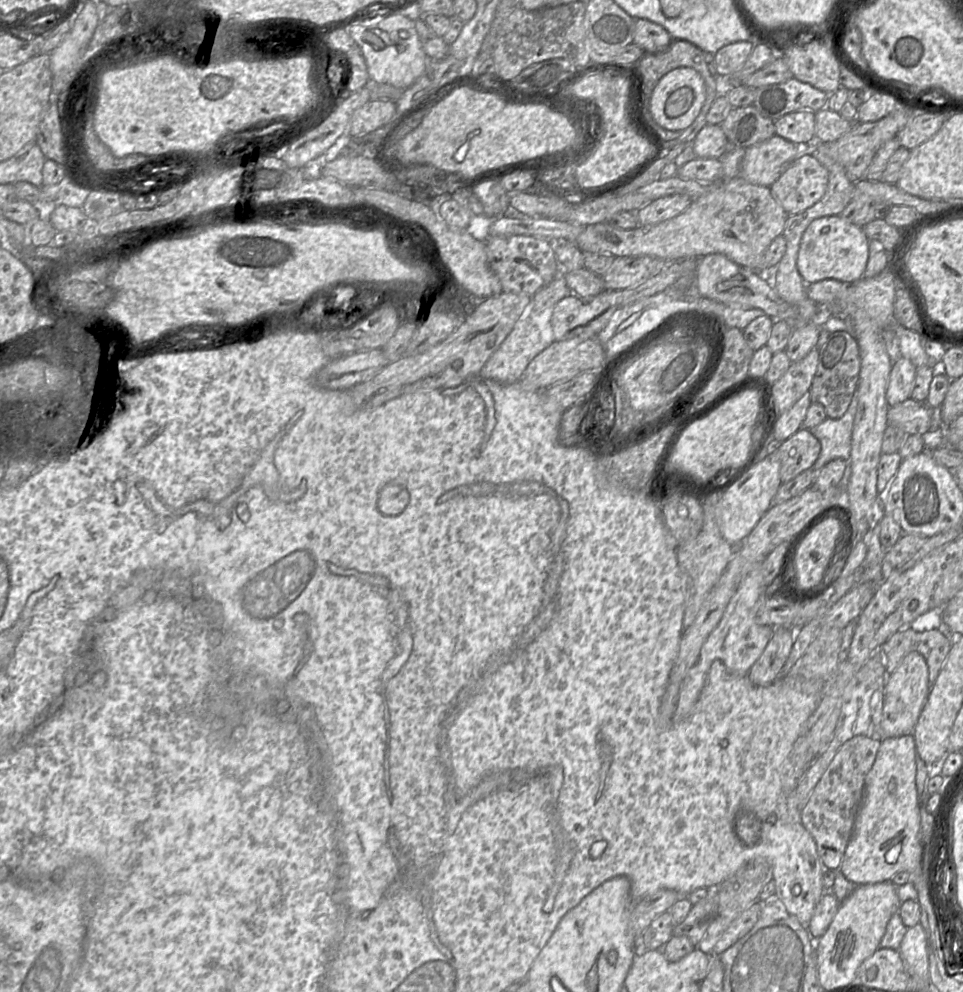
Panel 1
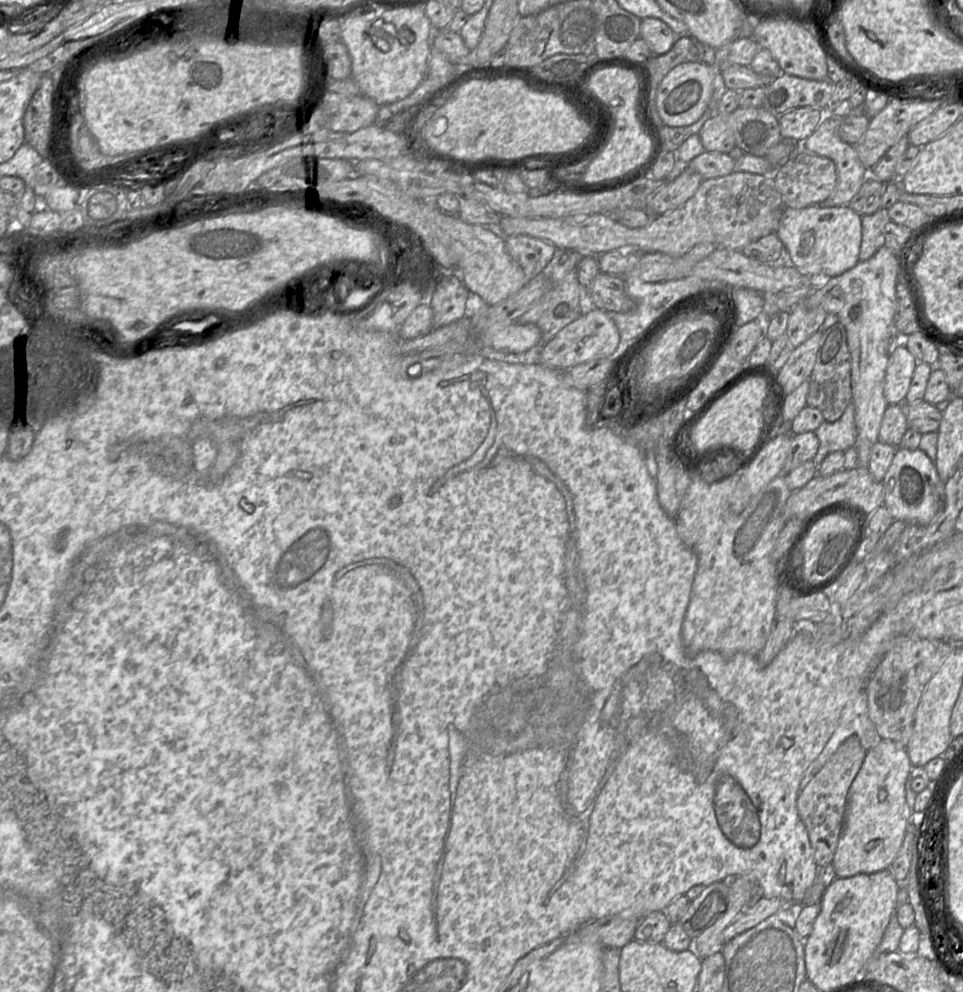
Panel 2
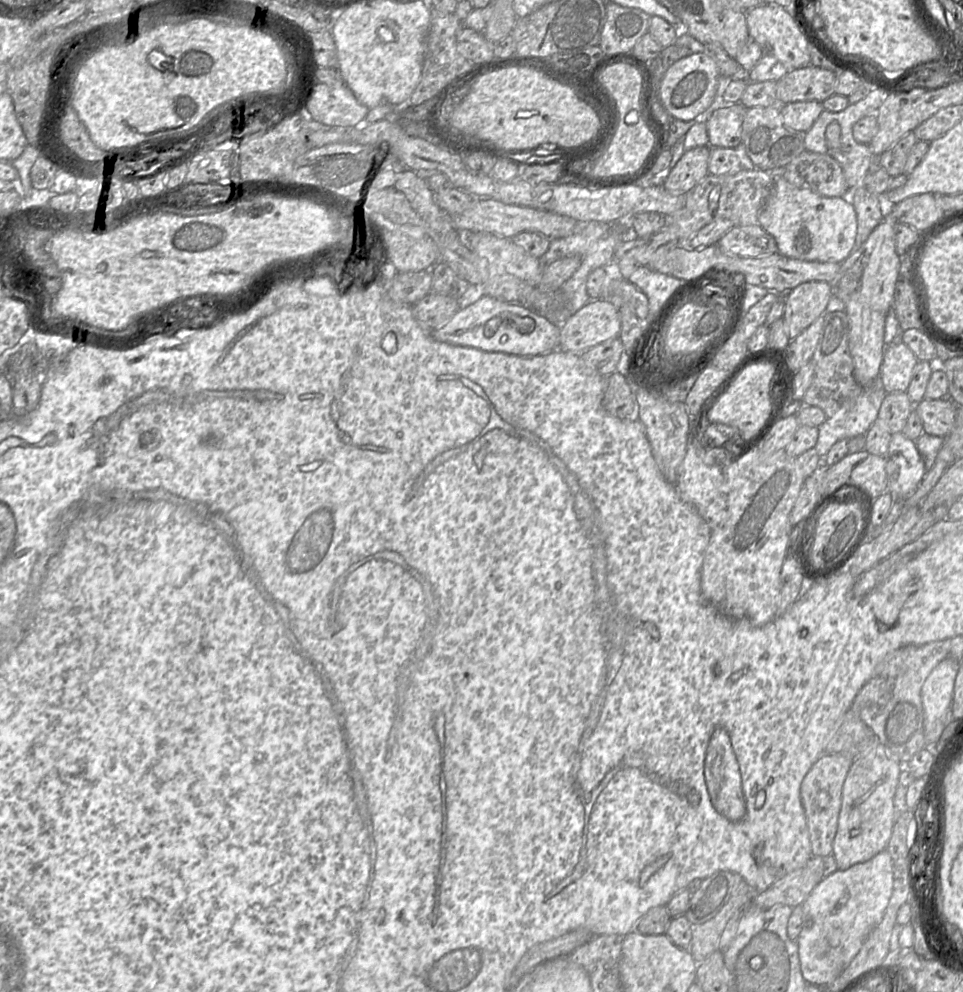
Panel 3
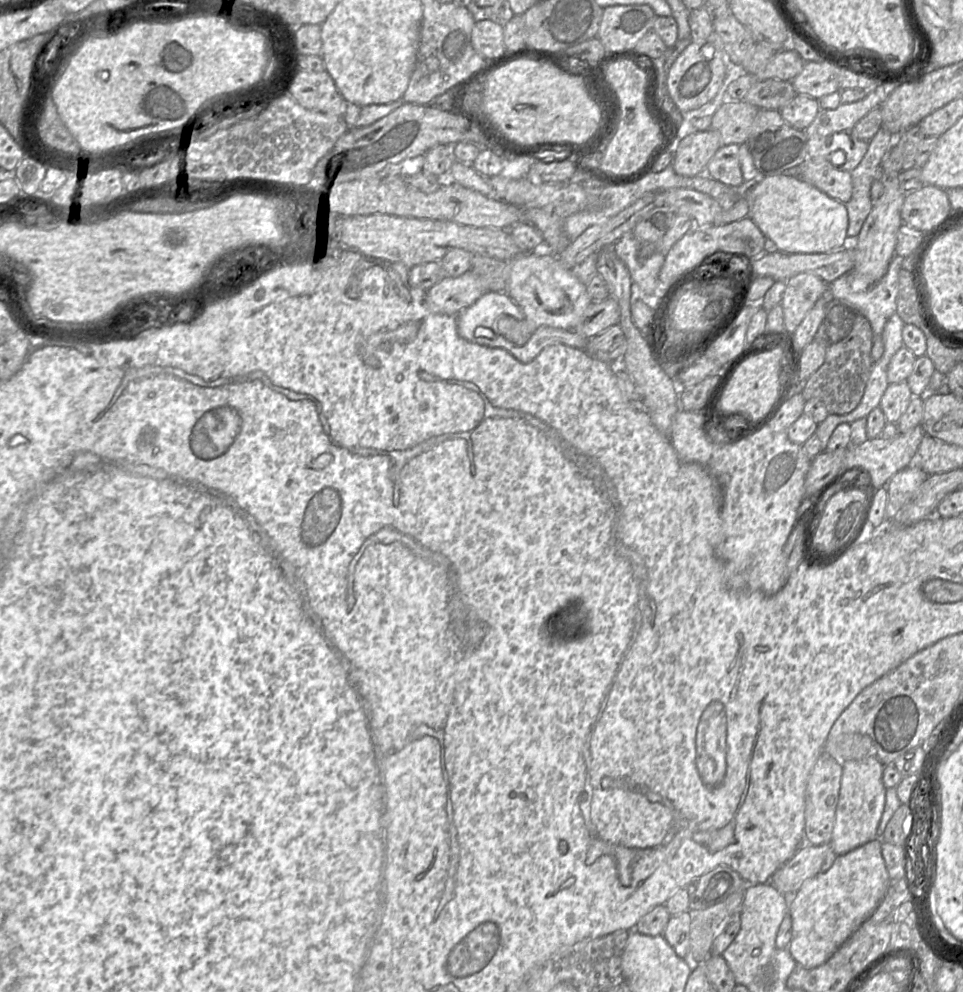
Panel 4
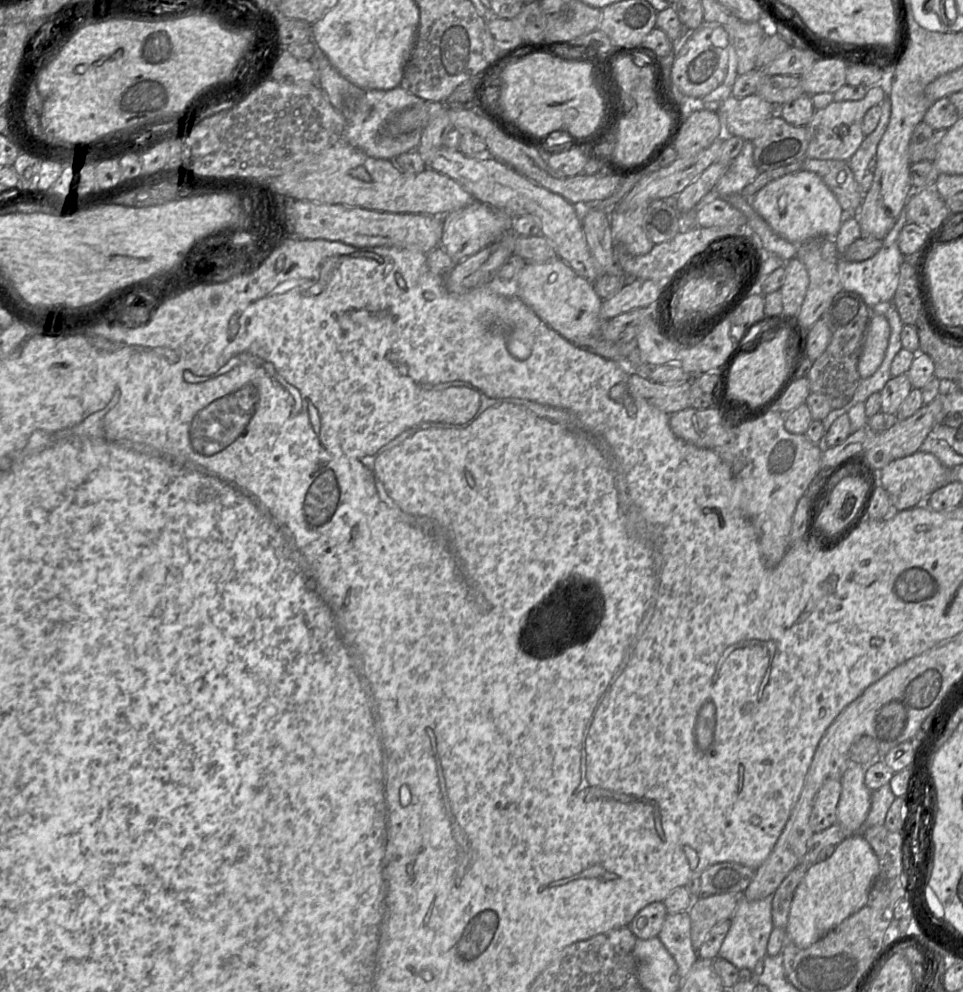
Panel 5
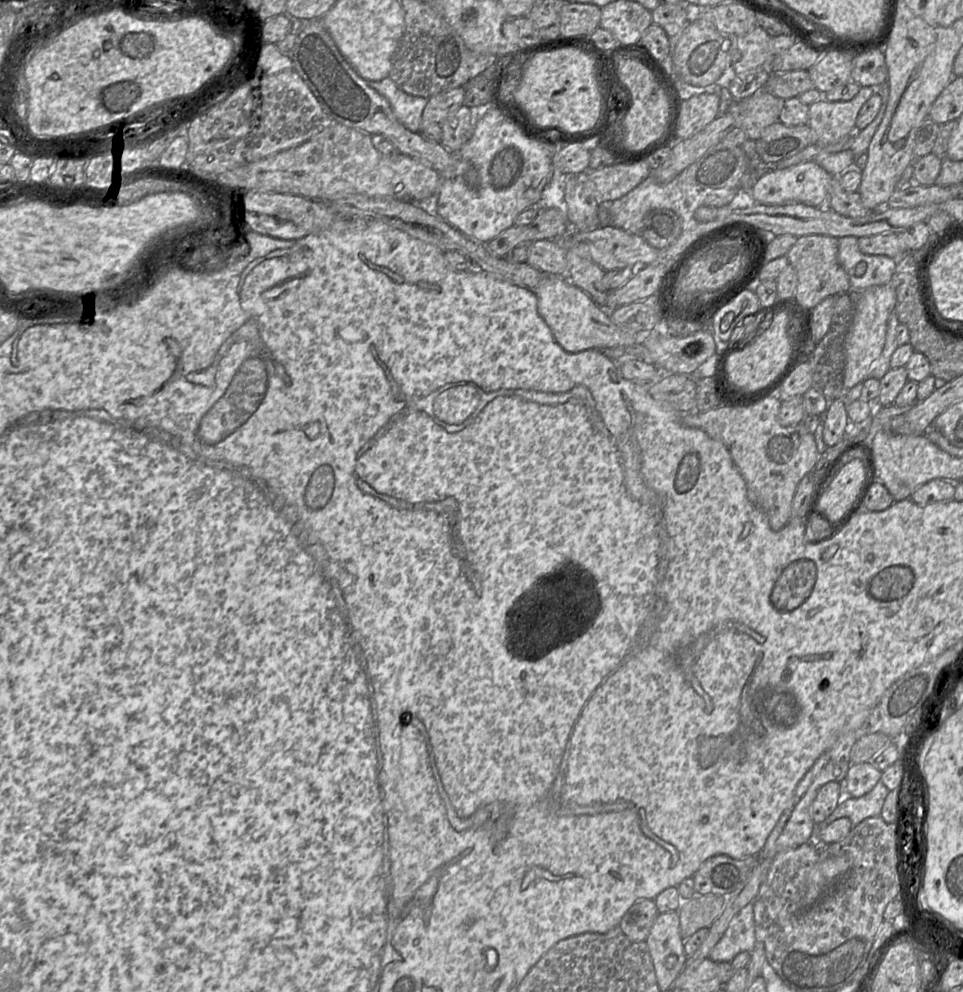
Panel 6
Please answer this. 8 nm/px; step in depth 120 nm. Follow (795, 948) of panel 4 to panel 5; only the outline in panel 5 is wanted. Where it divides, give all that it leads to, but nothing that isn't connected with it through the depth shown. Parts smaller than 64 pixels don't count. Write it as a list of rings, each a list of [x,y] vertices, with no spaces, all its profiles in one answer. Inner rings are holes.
[[[862,834],[846,837],[828,859],[810,865],[797,886],[786,926],[788,939],[806,949],[823,938],[866,904],[878,873],[878,858]]]

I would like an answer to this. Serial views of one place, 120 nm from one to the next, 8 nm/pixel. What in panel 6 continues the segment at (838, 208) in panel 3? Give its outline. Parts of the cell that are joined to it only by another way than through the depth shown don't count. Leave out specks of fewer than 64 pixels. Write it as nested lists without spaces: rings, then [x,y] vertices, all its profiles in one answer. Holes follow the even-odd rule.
[[[808,161],[781,170],[759,174],[751,187],[756,202],[767,205],[785,205],[803,203],[813,207],[825,207],[829,198],[829,186],[832,175],[816,161]]]

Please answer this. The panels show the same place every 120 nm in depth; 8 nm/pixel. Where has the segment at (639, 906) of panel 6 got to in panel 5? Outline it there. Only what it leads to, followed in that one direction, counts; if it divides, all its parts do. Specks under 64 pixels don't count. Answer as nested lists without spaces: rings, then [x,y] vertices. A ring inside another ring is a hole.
[[[662,901],[652,902],[637,912],[628,927],[639,939],[651,939],[658,936],[667,910]]]

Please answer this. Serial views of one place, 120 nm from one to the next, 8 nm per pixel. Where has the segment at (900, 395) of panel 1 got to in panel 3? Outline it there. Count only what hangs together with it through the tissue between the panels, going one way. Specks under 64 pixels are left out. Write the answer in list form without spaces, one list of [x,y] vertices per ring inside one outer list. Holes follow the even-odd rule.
[[[903,341],[886,346],[880,368],[885,392],[906,392],[917,362],[917,357]]]

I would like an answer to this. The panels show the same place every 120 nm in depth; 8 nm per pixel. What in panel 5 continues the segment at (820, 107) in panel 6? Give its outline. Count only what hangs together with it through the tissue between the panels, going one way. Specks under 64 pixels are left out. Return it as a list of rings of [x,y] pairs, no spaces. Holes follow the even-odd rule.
[[[873,85],[868,88],[865,97],[861,100],[833,101],[826,107],[815,110],[811,121],[806,126],[809,131],[806,158],[848,162],[865,138],[862,131],[862,121],[866,112],[871,107],[879,105],[884,98],[883,88],[880,85]]]

